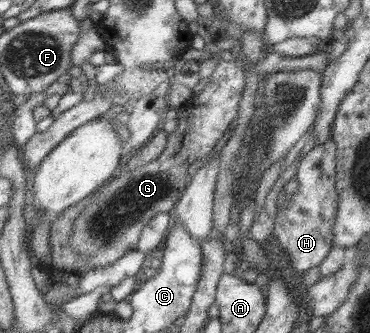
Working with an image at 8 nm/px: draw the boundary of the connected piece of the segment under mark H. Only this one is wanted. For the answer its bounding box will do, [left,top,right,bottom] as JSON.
[270,139,338,274]

